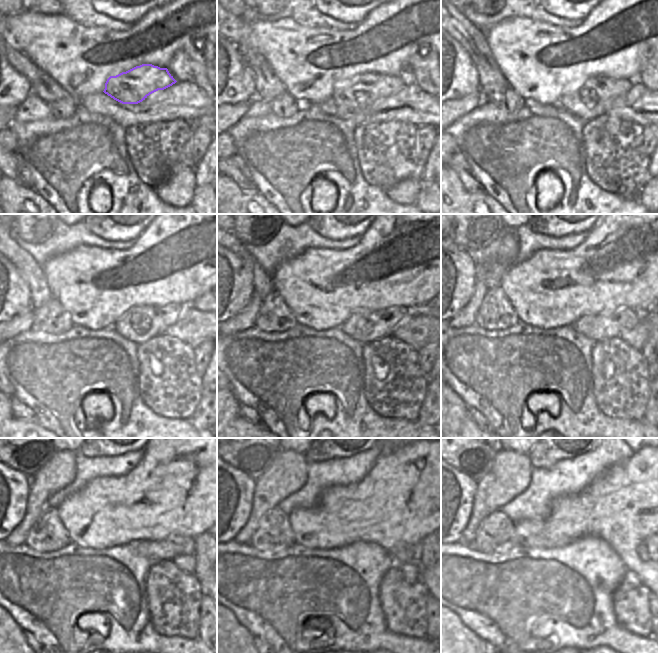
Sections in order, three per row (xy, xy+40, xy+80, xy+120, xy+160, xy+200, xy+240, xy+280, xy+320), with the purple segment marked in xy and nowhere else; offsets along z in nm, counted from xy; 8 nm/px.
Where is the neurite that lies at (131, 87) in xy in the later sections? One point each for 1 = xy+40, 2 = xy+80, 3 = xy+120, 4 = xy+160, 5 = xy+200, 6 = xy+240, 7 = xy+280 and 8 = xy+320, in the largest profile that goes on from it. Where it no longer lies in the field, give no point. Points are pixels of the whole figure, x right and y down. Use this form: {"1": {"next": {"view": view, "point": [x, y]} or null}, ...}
{"1": {"next": {"view": "xy+40", "point": [358, 93]}}, "2": {"next": {"view": "xy+80", "point": [591, 98]}}, "3": {"next": {"view": "xy+120", "point": [142, 323]}}, "4": {"next": {"view": "xy+160", "point": [364, 327]}}, "5": {"next": {"view": "xy+200", "point": [597, 328]}}, "6": {"next": {"view": "xy+240", "point": [167, 549]}}, "7": {"next": {"view": "xy+280", "point": [413, 551]}}, "8": {"next": {"view": "xy+320", "point": [642, 552]}}}

